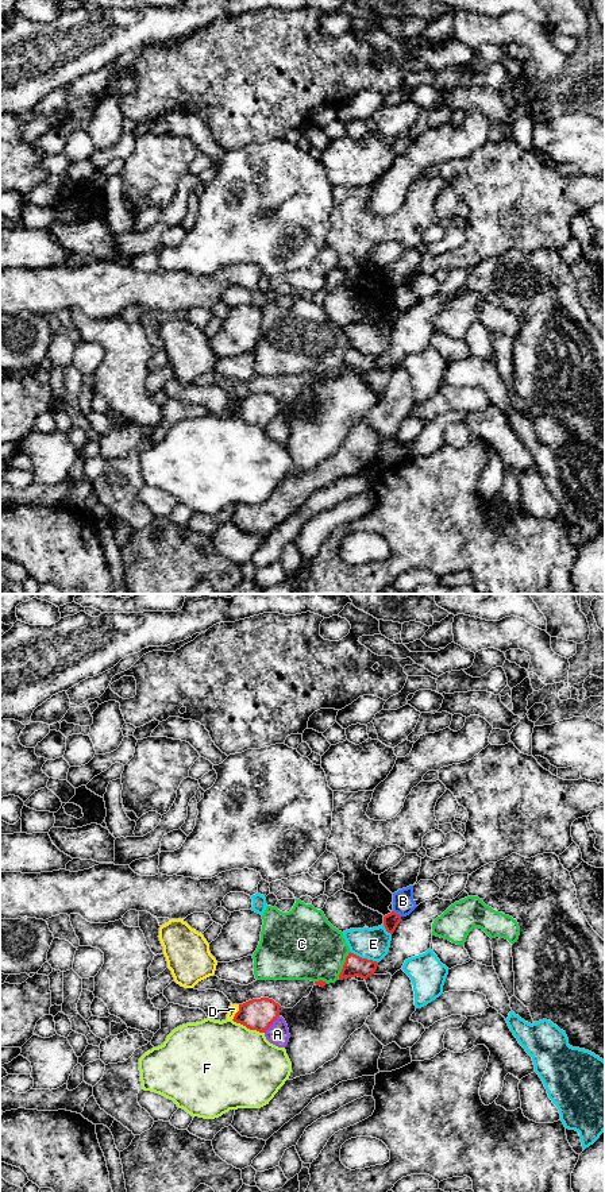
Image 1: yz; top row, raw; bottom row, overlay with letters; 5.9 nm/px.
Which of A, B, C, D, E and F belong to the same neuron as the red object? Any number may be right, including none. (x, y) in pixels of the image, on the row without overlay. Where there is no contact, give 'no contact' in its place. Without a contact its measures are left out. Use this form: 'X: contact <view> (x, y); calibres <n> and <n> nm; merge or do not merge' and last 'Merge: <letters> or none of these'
A: contact yz (272, 419); calibres 190 and 130 nm; do not merge
B: contact yz (397, 309); calibres 90 and 130 nm; do not merge
C: contact yz (343, 361); calibres 120 and 400 nm; do not merge
D: contact yz (237, 408); calibres 190 and 60 nm; do not merge
E: contact yz (363, 354); calibres 120 and 190 nm; do not merge
F: contact yz (247, 423); calibres 190 and 500 nm; do not merge
Merge: none of these

